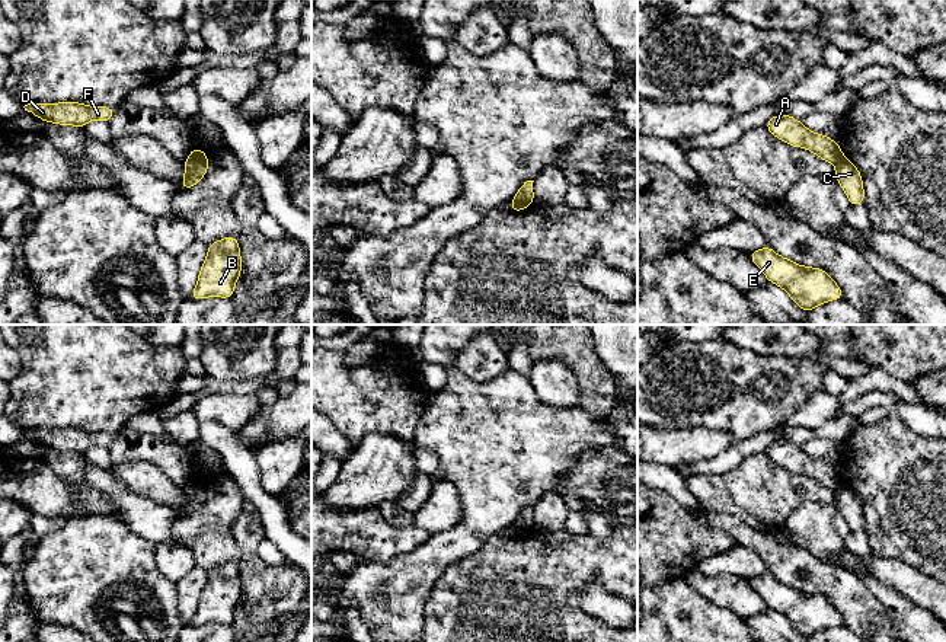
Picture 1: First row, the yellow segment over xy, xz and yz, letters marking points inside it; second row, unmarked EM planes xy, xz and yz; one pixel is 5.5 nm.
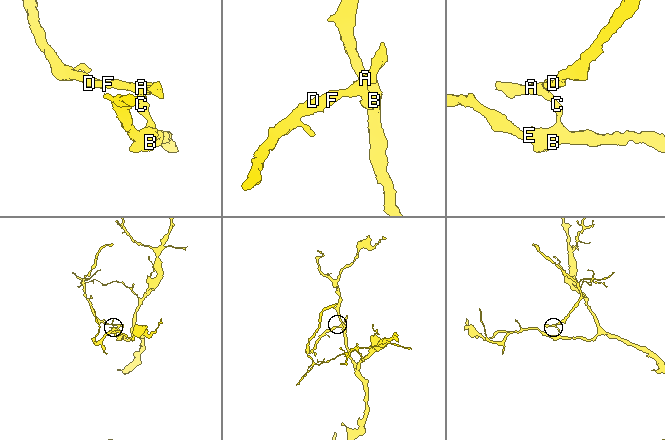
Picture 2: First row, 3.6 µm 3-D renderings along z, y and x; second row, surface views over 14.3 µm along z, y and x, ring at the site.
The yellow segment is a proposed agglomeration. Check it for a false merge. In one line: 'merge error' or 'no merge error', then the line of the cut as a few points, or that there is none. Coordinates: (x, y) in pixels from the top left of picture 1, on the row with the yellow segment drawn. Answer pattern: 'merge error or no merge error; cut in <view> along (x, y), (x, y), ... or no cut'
merge error; cut in xy along (189, 156), (207, 162)

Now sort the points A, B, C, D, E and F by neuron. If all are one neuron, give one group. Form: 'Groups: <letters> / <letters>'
Groups: A D F / B C E

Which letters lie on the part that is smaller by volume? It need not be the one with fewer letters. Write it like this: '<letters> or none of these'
A, D, F

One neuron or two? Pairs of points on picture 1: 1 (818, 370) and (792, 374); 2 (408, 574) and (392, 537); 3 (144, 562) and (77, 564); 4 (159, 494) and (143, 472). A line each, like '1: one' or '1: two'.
1: one
2: two
3: one
4: one

